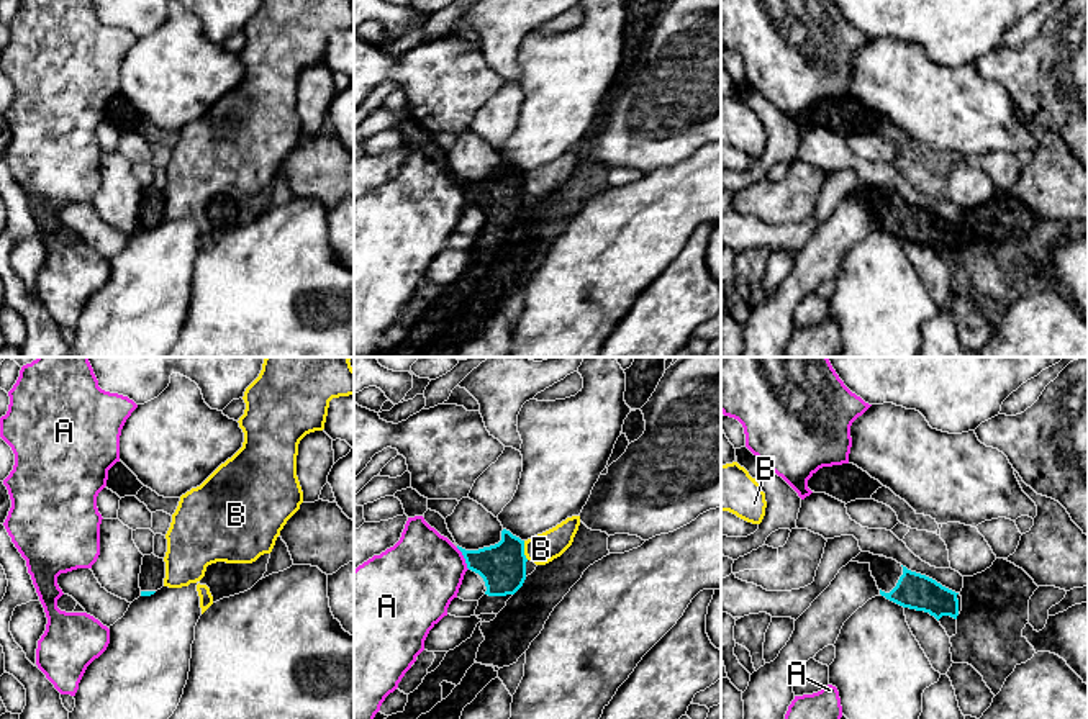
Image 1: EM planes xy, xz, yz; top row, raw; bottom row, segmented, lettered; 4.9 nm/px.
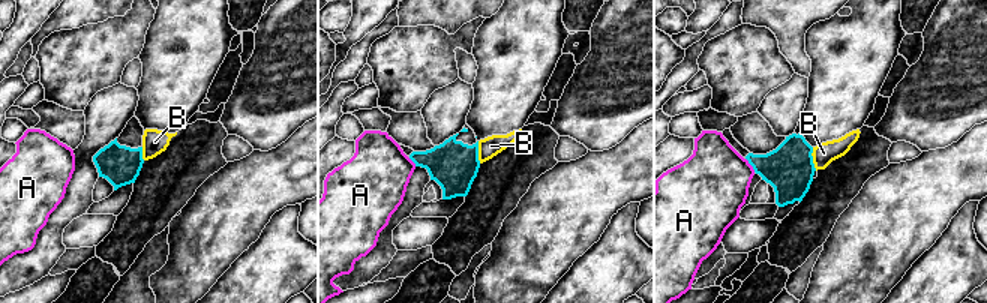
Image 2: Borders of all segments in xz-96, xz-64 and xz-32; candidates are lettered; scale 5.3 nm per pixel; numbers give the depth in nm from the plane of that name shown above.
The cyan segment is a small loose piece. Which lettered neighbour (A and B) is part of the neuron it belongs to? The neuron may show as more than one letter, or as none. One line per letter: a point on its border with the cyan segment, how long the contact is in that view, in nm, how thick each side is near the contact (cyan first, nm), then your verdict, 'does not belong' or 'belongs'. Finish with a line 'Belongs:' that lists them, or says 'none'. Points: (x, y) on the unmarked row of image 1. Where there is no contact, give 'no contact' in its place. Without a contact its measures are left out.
A: xz (464, 190) | 130 nm | 220/400 nm | does not belong
B: xz (523, 184) | 100 nm | 220/150 nm | does not belong
Belongs: none

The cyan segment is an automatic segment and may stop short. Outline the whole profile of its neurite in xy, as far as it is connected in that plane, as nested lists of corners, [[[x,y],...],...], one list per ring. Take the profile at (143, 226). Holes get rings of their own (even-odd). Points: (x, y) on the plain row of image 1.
[[[154,187],[143,190],[139,221],[141,229],[151,229],[164,219],[165,195]]]

